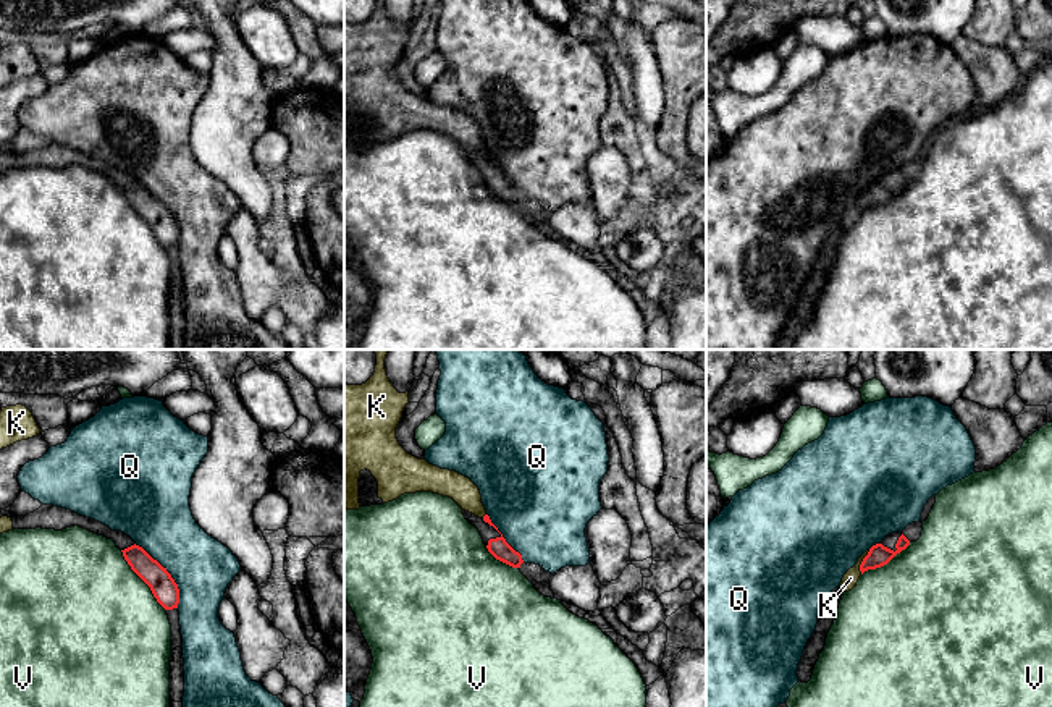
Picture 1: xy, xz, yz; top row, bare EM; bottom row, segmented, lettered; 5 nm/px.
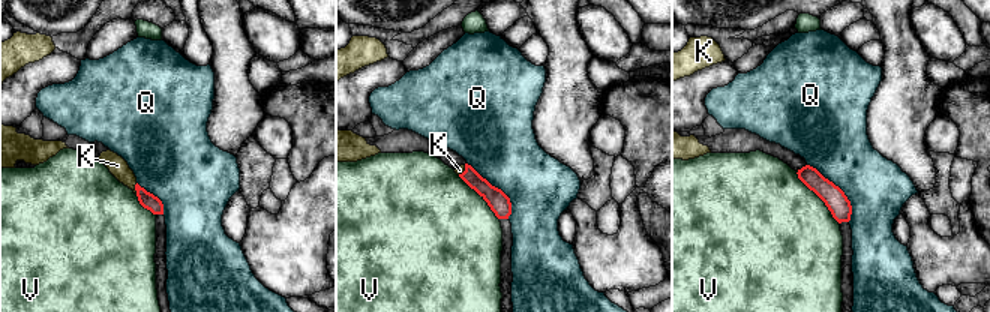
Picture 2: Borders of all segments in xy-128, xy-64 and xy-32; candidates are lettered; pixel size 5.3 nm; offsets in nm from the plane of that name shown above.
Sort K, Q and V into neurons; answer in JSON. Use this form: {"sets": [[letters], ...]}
{"sets": [["K"], ["Q"], ["V"]]}

